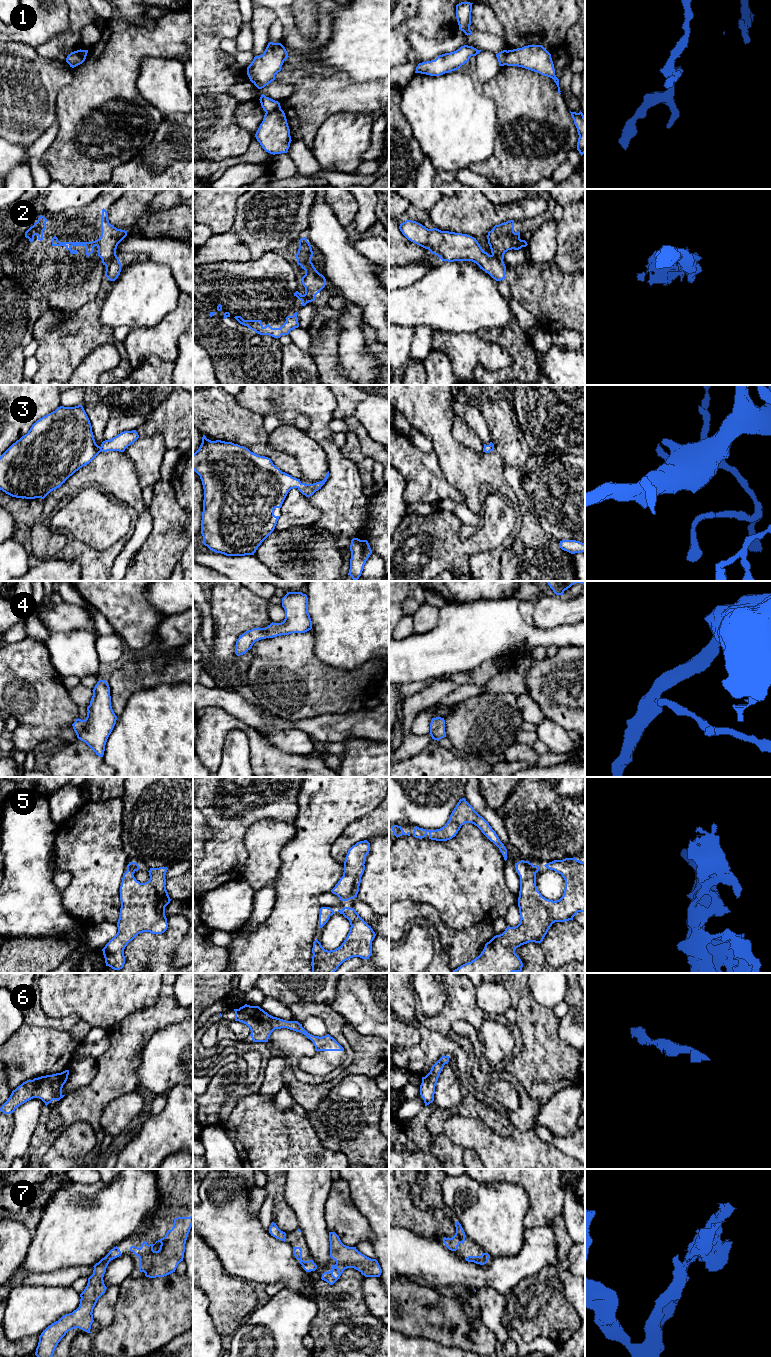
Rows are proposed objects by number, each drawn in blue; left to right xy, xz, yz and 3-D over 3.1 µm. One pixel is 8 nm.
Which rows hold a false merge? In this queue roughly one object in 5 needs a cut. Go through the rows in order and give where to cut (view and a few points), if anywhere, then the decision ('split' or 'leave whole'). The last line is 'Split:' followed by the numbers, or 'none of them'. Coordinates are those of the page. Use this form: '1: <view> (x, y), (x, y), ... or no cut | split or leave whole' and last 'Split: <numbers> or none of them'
1: no cut | leave whole
2: xy (116, 256), (105, 265) | split
3: no cut | leave whole
4: no cut | leave whole
5: no cut | leave whole
6: no cut | leave whole
7: no cut | leave whole
Split: 2

